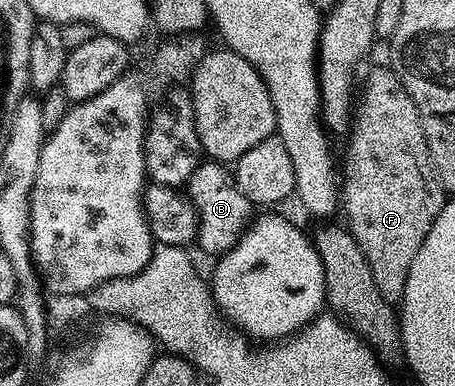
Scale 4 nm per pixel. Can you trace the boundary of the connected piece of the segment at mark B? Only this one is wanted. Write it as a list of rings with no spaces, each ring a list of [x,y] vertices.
[[[212,159],[202,160],[191,175],[187,198],[197,211],[196,244],[201,244],[202,251],[213,253],[212,255],[227,252],[241,238],[255,213],[255,207],[247,199],[247,195],[239,191],[232,172],[224,164]]]

